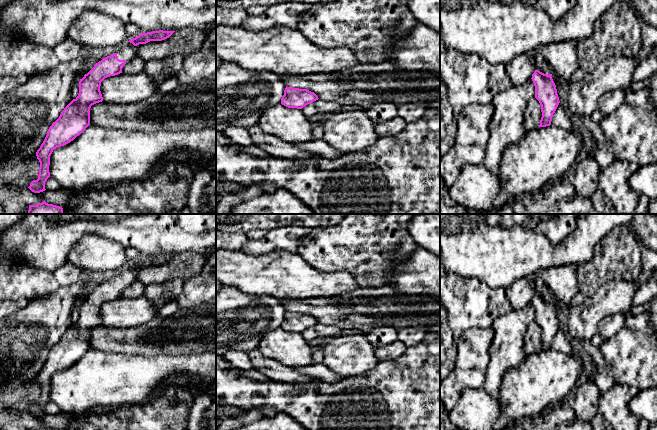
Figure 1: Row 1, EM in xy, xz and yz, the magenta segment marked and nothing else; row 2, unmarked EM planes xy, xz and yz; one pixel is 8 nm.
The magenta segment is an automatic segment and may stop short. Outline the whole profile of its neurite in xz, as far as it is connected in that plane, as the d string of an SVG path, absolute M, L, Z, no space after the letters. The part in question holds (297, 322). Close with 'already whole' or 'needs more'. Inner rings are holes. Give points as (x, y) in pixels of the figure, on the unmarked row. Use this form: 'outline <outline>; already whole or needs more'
outline M287 311L281 322L281 328L288 332L302 333L308 328L318 324L318 320L307 313Z; already whole

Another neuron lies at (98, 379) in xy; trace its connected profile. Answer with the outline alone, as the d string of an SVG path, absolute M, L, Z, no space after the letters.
M89 349L73 365L53 374L50 380L49 396L50 401L58 406L60 412L72 416L81 415L100 408L117 408L123 405L131 406L146 403L166 385L165 379L172 376L198 376L216 380L216 352L181 356L134 356Z

